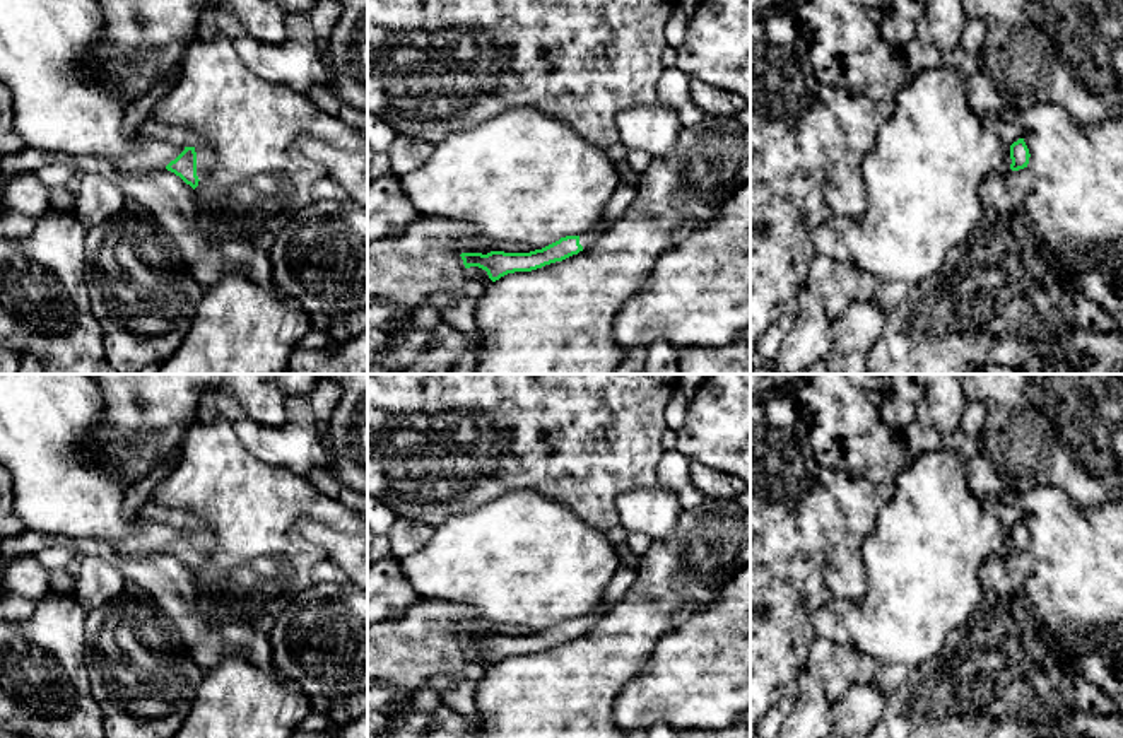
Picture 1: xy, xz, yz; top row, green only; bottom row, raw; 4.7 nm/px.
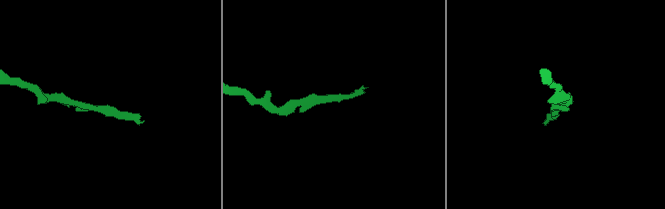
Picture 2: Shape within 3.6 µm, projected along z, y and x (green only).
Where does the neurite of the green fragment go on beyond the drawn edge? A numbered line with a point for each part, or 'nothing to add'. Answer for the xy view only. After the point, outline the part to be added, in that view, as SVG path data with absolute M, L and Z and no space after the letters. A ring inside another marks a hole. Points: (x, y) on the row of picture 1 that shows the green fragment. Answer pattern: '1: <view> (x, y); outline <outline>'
1: xy (205, 158); outline M195 147L197 152L197 176L198 176L198 184L207 178L210 167L215 162L215 154L212 149L205 147Z

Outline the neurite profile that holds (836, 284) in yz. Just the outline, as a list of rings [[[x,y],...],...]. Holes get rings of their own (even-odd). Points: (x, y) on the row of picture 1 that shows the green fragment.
[[[815,255],[807,287],[836,319],[851,302],[873,299],[882,284],[880,278],[856,270],[848,260]]]

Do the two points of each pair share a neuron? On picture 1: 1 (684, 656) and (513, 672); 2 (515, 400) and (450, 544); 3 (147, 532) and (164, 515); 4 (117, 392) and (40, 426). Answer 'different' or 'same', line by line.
1: different
2: different
3: different
4: different

